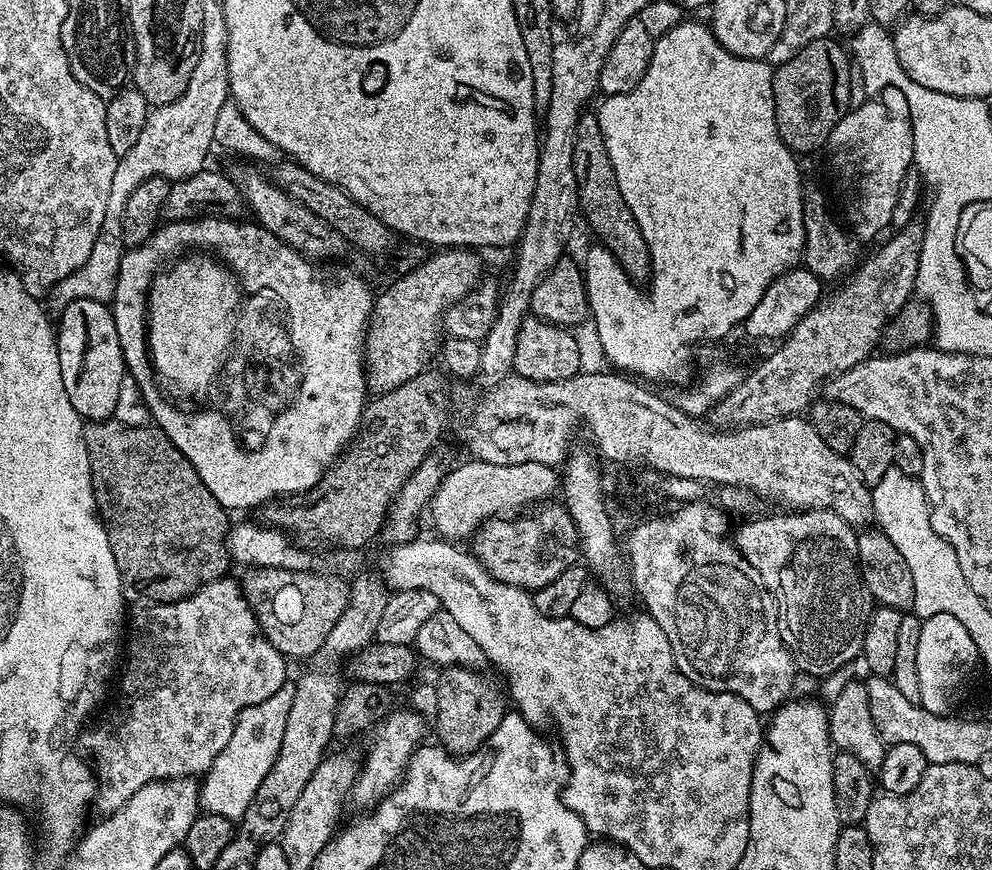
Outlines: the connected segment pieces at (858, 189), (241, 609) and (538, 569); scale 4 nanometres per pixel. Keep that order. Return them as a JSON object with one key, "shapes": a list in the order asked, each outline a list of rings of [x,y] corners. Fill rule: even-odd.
{"shapes":[[[[887,88],[877,98],[868,98],[862,106],[849,109],[831,131],[826,152],[830,154],[832,170],[845,195],[851,231],[864,241],[887,229],[900,182],[916,156],[912,116],[905,96],[899,89]]],[[[225,578],[222,580],[215,580],[214,582],[210,582],[209,584],[203,584],[198,591],[194,594],[190,594],[186,598],[182,598],[178,602],[166,602],[165,604],[154,604],[151,602],[144,602],[139,605],[141,608],[131,609],[130,619],[126,624],[126,651],[122,656],[122,664],[124,660],[124,673],[120,676],[120,697],[116,700],[116,709],[113,710],[112,713],[109,714],[105,720],[100,720],[96,725],[93,726],[92,729],[89,727],[87,731],[83,733],[82,736],[82,744],[84,740],[84,748],[86,751],[92,755],[91,763],[94,765],[94,775],[96,777],[96,782],[98,785],[98,791],[96,794],[96,799],[94,801],[94,808],[98,811],[102,812],[100,814],[111,814],[113,812],[118,811],[122,806],[126,806],[126,802],[134,795],[138,794],[138,790],[142,790],[142,786],[146,786],[150,782],[154,782],[155,780],[177,780],[178,778],[182,778],[183,776],[187,776],[189,778],[200,778],[207,773],[208,769],[211,768],[212,763],[214,762],[214,758],[218,758],[218,754],[222,754],[222,750],[226,750],[226,742],[230,742],[230,734],[234,734],[234,726],[236,725],[236,720],[242,714],[242,710],[246,710],[246,706],[254,706],[258,702],[266,702],[266,698],[270,698],[270,694],[274,694],[278,689],[285,687],[286,681],[284,680],[288,676],[288,664],[289,661],[283,656],[281,652],[278,650],[274,650],[274,646],[270,641],[268,641],[267,636],[265,636],[264,631],[261,630],[259,622],[256,620],[256,616],[252,612],[251,606],[246,602],[246,598],[244,597],[244,589],[241,587],[239,583],[236,584],[232,581],[232,578]]],[[[545,502],[515,518],[487,520],[471,537],[470,551],[498,582],[525,590],[535,590],[554,582],[554,578],[577,563],[581,555],[578,530],[567,507],[560,502]]]]}

